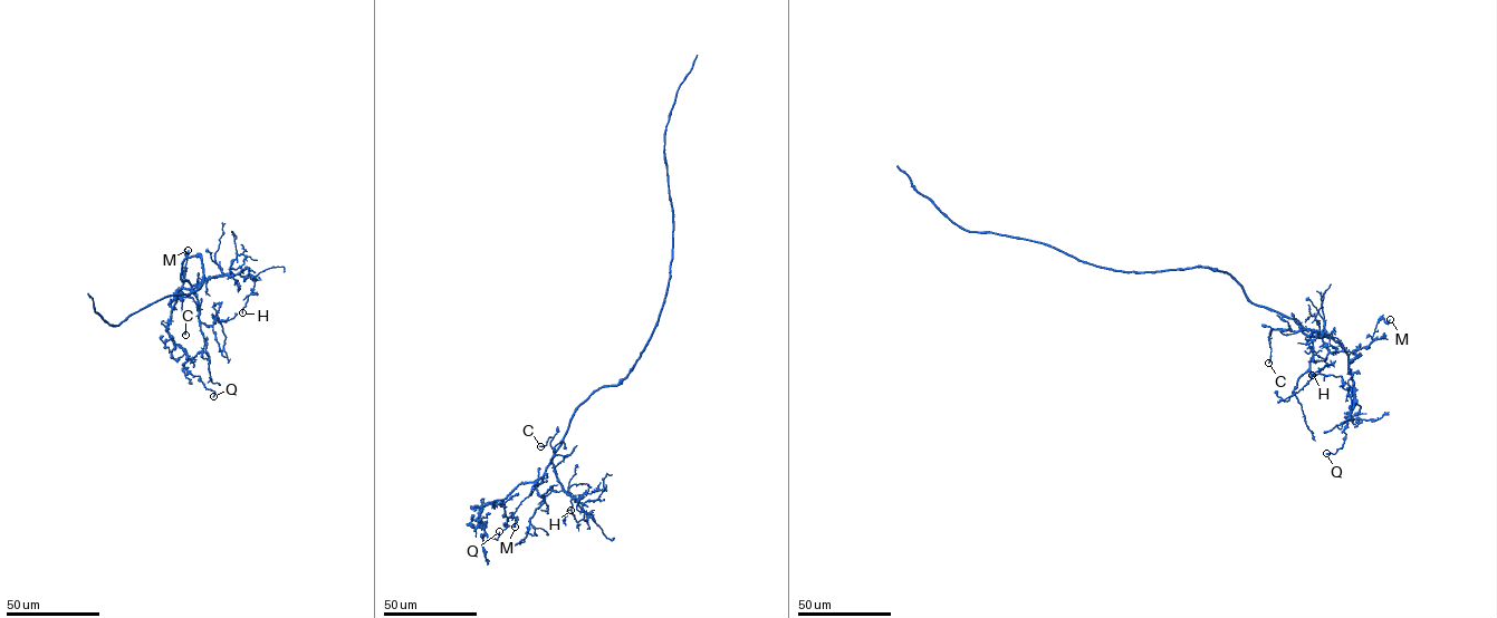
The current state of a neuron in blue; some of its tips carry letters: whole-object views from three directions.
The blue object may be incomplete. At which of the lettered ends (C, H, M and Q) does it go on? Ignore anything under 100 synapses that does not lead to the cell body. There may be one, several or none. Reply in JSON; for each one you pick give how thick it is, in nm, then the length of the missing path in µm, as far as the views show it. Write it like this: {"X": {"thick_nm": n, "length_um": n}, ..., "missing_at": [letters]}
{"missing_at": []}

